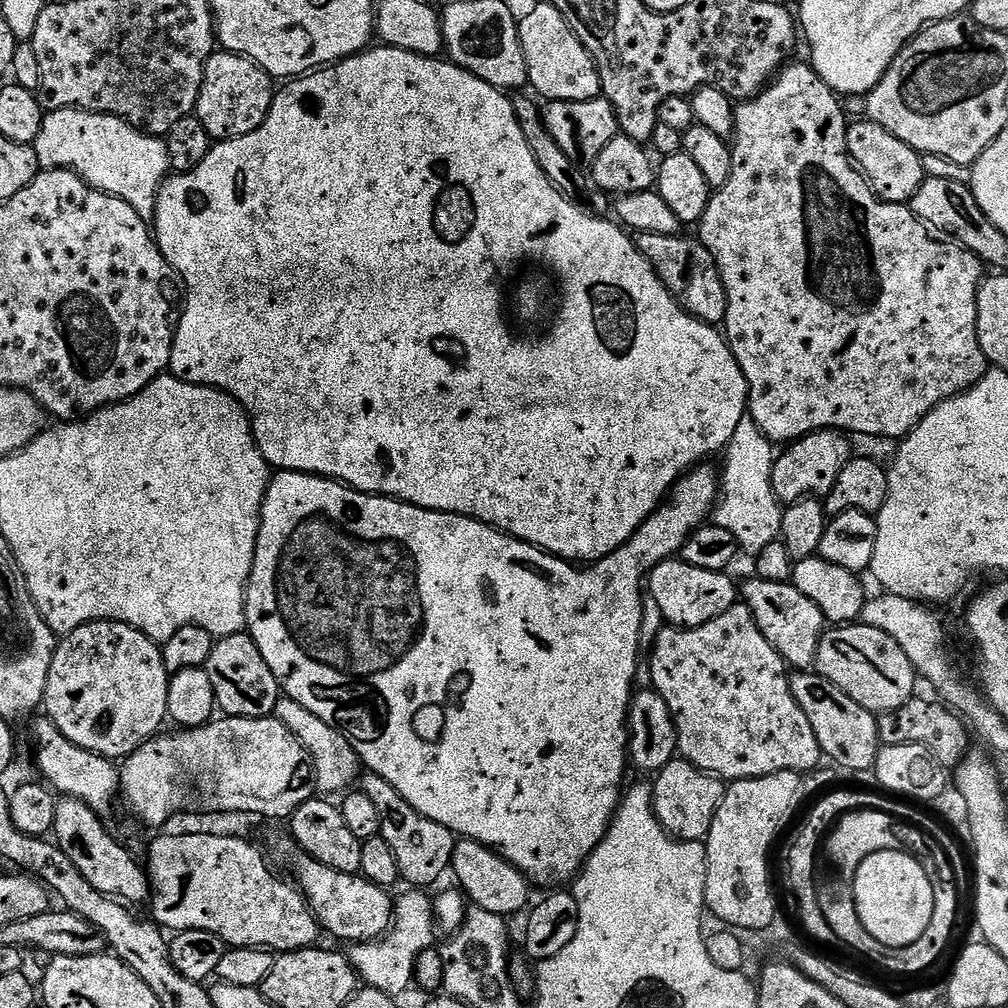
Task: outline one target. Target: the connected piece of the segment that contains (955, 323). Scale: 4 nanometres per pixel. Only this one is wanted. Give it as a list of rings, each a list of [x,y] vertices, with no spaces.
[[[789,62],[785,64],[764,91],[753,96],[751,100],[737,103],[734,111],[736,114],[737,130],[734,134],[734,143],[732,144],[731,176],[726,182],[726,186],[722,186],[713,191],[710,202],[706,206],[706,214],[701,218],[698,225],[698,239],[704,243],[706,250],[710,250],[710,254],[722,274],[722,282],[726,286],[726,302],[728,305],[726,306],[726,318],[724,319],[722,328],[726,333],[728,345],[731,346],[738,366],[748,383],[747,415],[755,421],[758,428],[762,430],[762,434],[766,434],[766,438],[776,446],[787,446],[797,440],[801,440],[803,436],[808,436],[812,432],[820,432],[824,428],[839,430],[845,434],[861,432],[864,436],[889,436],[893,442],[899,441],[901,438],[911,434],[920,425],[920,419],[933,412],[943,400],[949,400],[952,396],[961,396],[969,388],[975,387],[982,377],[988,373],[990,365],[988,359],[984,356],[982,346],[978,342],[978,330],[976,329],[976,323],[978,322],[976,296],[979,294],[980,285],[986,276],[986,265],[980,257],[975,256],[968,248],[961,248],[955,242],[945,242],[943,239],[933,235],[928,225],[923,224],[912,213],[911,207],[903,204],[887,204],[886,201],[876,195],[872,185],[861,175],[855,163],[853,163],[848,155],[848,126],[850,120],[844,113],[844,105],[841,97],[833,92],[832,87],[818,75],[811,63],[795,64],[795,62]]]

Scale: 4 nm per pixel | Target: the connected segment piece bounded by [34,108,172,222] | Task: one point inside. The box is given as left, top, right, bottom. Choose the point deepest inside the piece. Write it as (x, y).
(115, 157)

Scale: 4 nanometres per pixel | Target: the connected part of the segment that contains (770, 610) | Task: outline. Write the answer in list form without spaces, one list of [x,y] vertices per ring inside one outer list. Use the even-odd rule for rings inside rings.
[[[751,578],[742,584],[742,600],[754,614],[758,630],[766,634],[766,642],[778,650],[785,664],[792,670],[808,670],[815,665],[819,652],[820,639],[826,631],[826,621],[822,610],[802,594],[790,582],[770,582]],[[809,667],[809,668],[808,668]]]

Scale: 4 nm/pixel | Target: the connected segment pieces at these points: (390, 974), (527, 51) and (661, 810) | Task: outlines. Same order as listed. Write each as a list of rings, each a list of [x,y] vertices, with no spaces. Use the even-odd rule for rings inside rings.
[[[408,890],[401,900],[394,904],[394,919],[386,935],[379,940],[356,942],[347,949],[348,961],[356,968],[357,977],[367,987],[382,990],[382,994],[403,997],[402,994],[414,984],[416,959],[427,948],[433,947],[434,933],[433,901],[424,897],[420,890]]]
[[[544,2],[537,8],[530,9],[525,16],[519,17],[518,23],[520,25],[522,54],[526,58],[526,66],[528,67],[528,84],[531,87],[536,87],[545,96],[545,101],[573,100],[574,102],[582,102],[583,100],[597,99],[601,95],[600,70],[596,65],[595,57],[588,52],[572,25],[568,23],[568,19],[551,2]]]
[[[677,758],[655,777],[652,806],[664,829],[677,840],[703,841],[714,822],[718,806],[722,806],[725,791],[725,781],[720,777],[711,776],[686,759]]]

